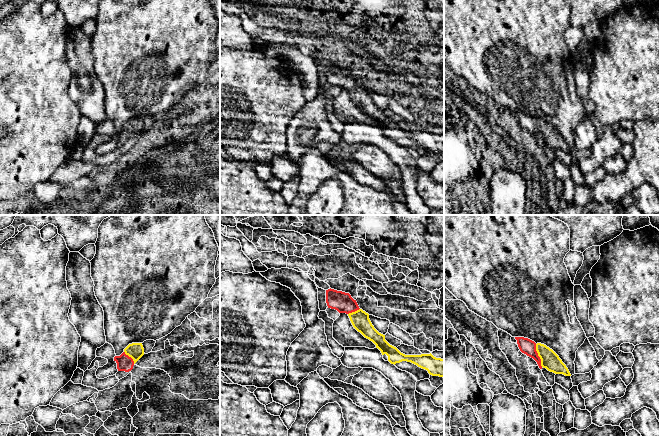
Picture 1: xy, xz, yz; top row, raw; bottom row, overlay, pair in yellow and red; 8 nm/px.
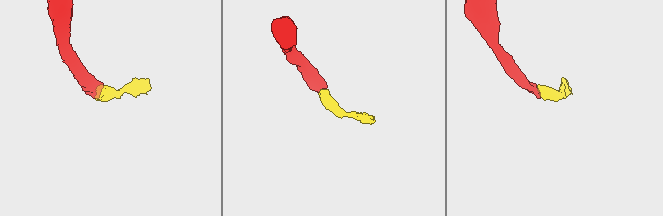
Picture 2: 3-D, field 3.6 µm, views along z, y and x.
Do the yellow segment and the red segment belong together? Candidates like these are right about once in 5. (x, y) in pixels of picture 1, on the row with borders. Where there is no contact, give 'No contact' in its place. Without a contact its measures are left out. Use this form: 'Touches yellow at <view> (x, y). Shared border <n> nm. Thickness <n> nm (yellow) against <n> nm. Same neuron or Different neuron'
Touches yellow at yz (538, 355). Shared border 190 nm. Thickness 150 nm (yellow) against 120 nm. Same neuron

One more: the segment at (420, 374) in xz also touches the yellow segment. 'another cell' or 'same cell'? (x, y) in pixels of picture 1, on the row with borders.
same cell

